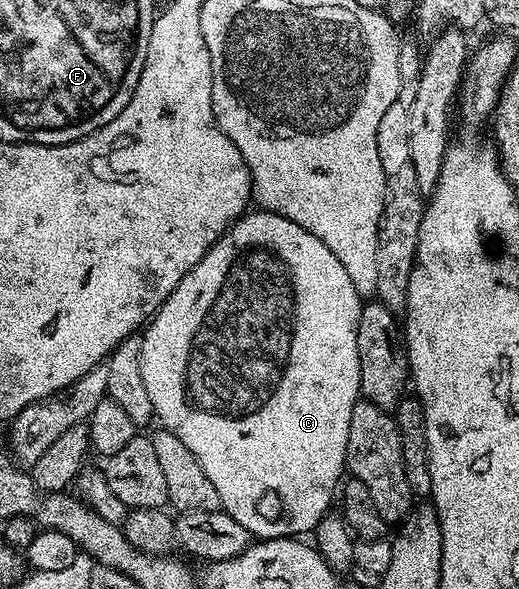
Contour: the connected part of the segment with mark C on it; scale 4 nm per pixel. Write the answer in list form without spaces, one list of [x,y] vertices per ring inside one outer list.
[[[255,209],[250,213],[244,214],[235,220],[227,231],[220,237],[219,242],[214,243],[205,253],[205,257],[193,270],[183,278],[177,285],[177,289],[173,289],[170,297],[159,306],[159,310],[151,316],[146,324],[145,330],[142,332],[143,340],[141,341],[141,349],[139,356],[141,357],[141,378],[145,381],[145,389],[149,393],[149,401],[153,401],[153,409],[155,410],[154,418],[160,419],[162,426],[166,430],[171,431],[177,437],[181,437],[182,443],[188,447],[189,453],[193,453],[197,457],[197,461],[201,461],[201,469],[205,469],[205,477],[209,477],[209,481],[213,481],[213,485],[217,485],[217,497],[221,497],[221,508],[226,511],[229,517],[233,517],[233,521],[237,521],[237,525],[241,525],[247,531],[248,536],[254,537],[256,540],[261,539],[286,539],[288,537],[303,537],[306,533],[314,532],[315,527],[321,522],[324,515],[332,510],[331,502],[336,502],[337,492],[341,487],[341,480],[345,475],[347,466],[347,446],[349,445],[349,425],[351,418],[355,412],[356,403],[360,402],[361,392],[359,382],[361,381],[361,369],[359,368],[359,354],[357,353],[357,325],[361,317],[361,309],[363,303],[361,296],[357,293],[357,289],[353,289],[353,281],[349,281],[349,273],[345,273],[345,265],[341,265],[341,261],[337,261],[337,257],[333,257],[333,253],[325,246],[317,237],[313,237],[313,233],[309,233],[305,229],[301,229],[301,225],[297,225],[293,221],[289,221],[284,215],[277,215],[273,211],[264,211]]]

